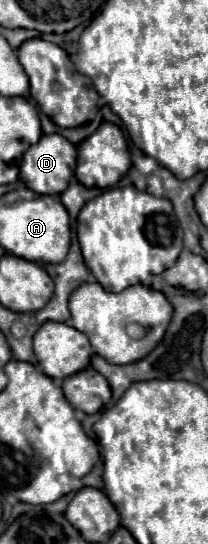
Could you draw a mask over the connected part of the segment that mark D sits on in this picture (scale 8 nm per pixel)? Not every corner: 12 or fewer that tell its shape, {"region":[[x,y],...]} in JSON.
{"region":[[44,134],[24,154],[20,178],[36,194],[62,194],[76,148]]}

